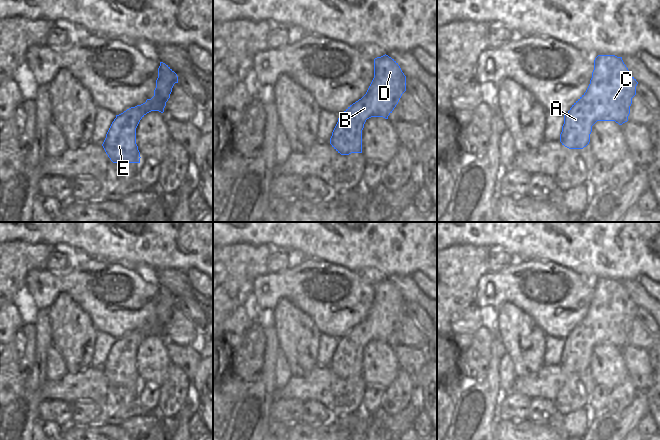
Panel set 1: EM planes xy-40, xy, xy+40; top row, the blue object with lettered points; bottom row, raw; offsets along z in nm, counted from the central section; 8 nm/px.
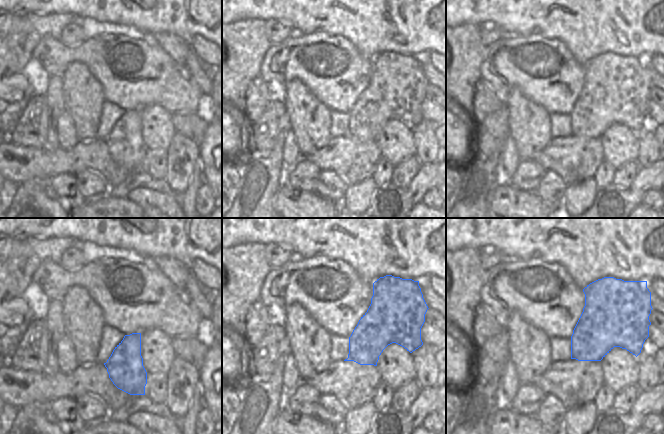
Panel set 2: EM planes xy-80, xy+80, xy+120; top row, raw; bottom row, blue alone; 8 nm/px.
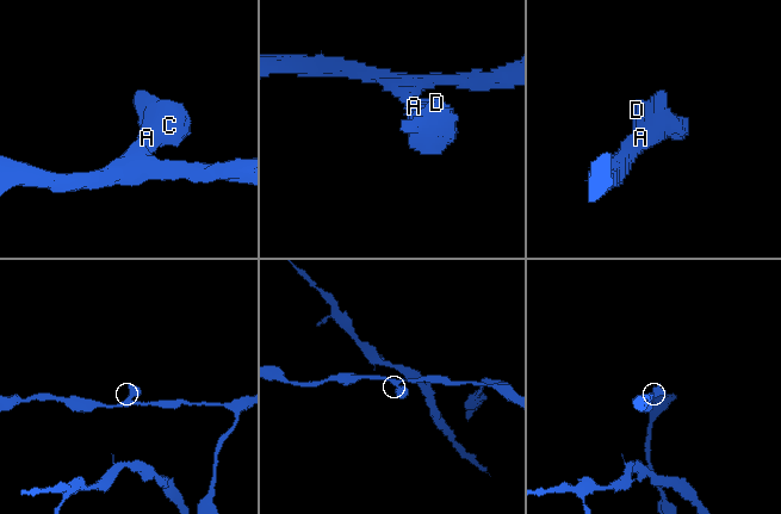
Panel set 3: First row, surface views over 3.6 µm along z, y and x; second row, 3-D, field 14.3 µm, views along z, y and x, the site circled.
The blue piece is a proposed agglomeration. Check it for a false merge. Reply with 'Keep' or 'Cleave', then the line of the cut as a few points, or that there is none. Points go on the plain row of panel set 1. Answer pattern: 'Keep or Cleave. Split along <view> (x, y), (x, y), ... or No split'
Keep. No split.

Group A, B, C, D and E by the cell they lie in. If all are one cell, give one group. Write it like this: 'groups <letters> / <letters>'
groups A B C D E

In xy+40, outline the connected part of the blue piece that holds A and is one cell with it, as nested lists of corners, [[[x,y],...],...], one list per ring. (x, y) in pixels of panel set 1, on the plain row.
[[[598,279],[594,284],[592,302],[586,316],[564,339],[560,366],[569,373],[583,373],[590,366],[592,350],[597,345],[615,345],[619,349],[628,345],[632,322],[638,306],[630,298],[622,281]]]

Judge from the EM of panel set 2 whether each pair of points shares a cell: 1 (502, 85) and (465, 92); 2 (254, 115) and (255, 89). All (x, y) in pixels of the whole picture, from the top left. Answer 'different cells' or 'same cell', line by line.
1: different cells
2: same cell

